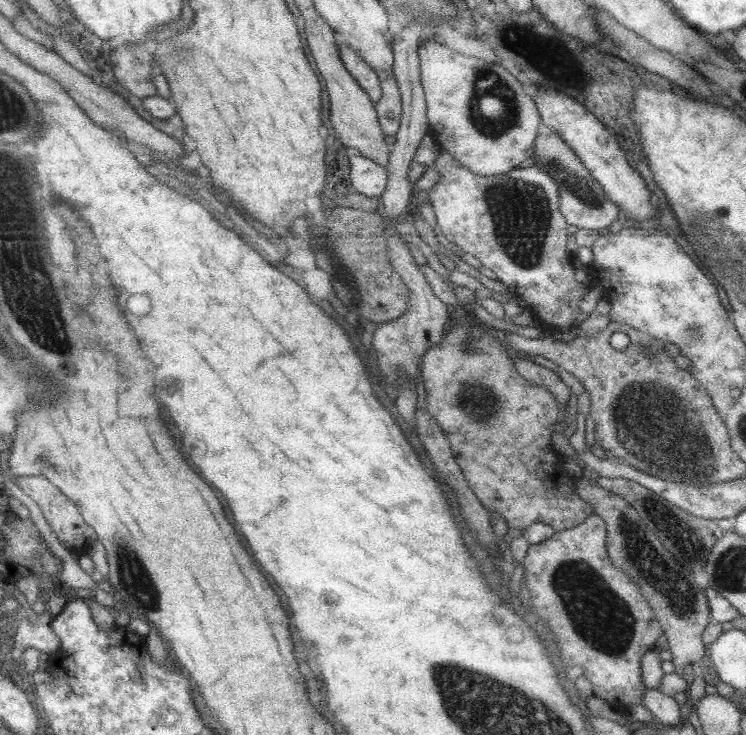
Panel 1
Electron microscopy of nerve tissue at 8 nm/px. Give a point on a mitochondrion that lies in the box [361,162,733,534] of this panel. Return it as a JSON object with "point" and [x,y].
{"point":[653,423]}

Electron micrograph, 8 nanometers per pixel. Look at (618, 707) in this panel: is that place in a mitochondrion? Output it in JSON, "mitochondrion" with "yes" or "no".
{"mitochondrion":"no"}

